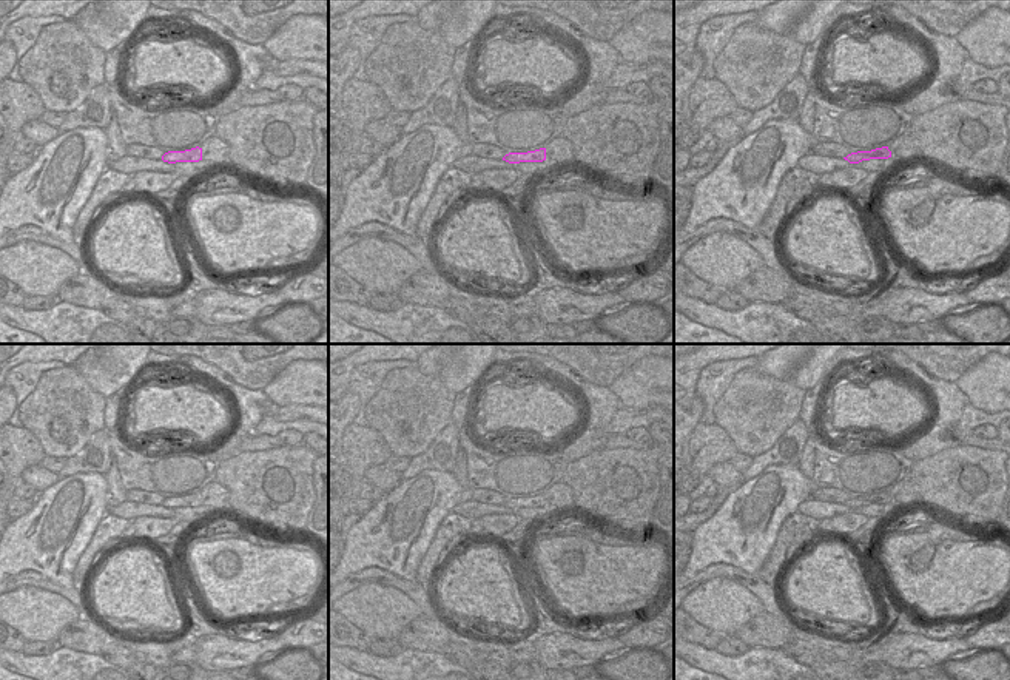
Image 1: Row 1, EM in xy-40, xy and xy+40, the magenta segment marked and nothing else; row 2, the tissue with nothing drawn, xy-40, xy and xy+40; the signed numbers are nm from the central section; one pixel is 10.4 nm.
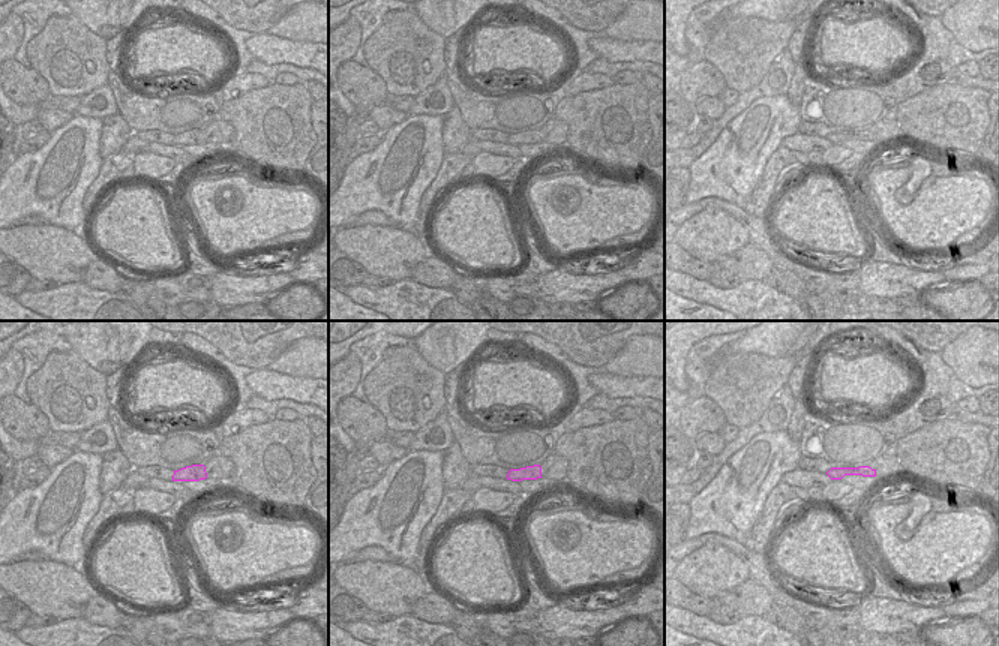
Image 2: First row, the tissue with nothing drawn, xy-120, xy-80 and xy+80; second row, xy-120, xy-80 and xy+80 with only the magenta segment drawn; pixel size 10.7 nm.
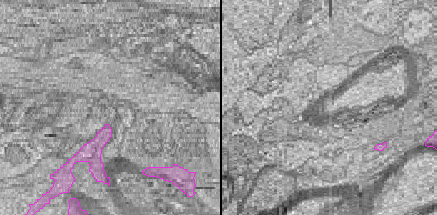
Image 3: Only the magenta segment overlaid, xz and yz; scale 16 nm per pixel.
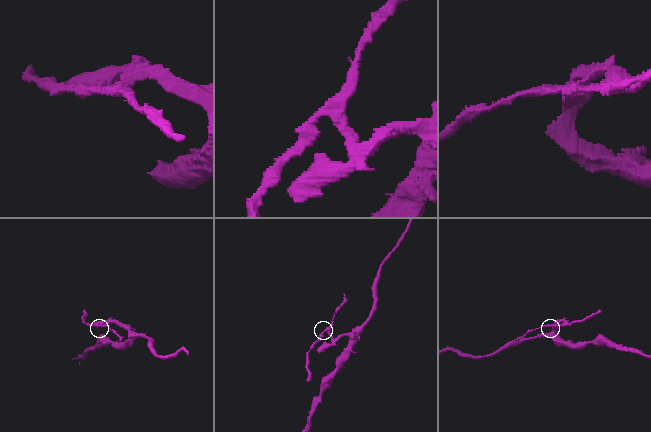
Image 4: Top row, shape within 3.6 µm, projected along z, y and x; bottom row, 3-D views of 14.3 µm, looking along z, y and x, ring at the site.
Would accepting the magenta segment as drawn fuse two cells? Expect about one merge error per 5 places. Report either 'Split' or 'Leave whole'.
Leave whole

